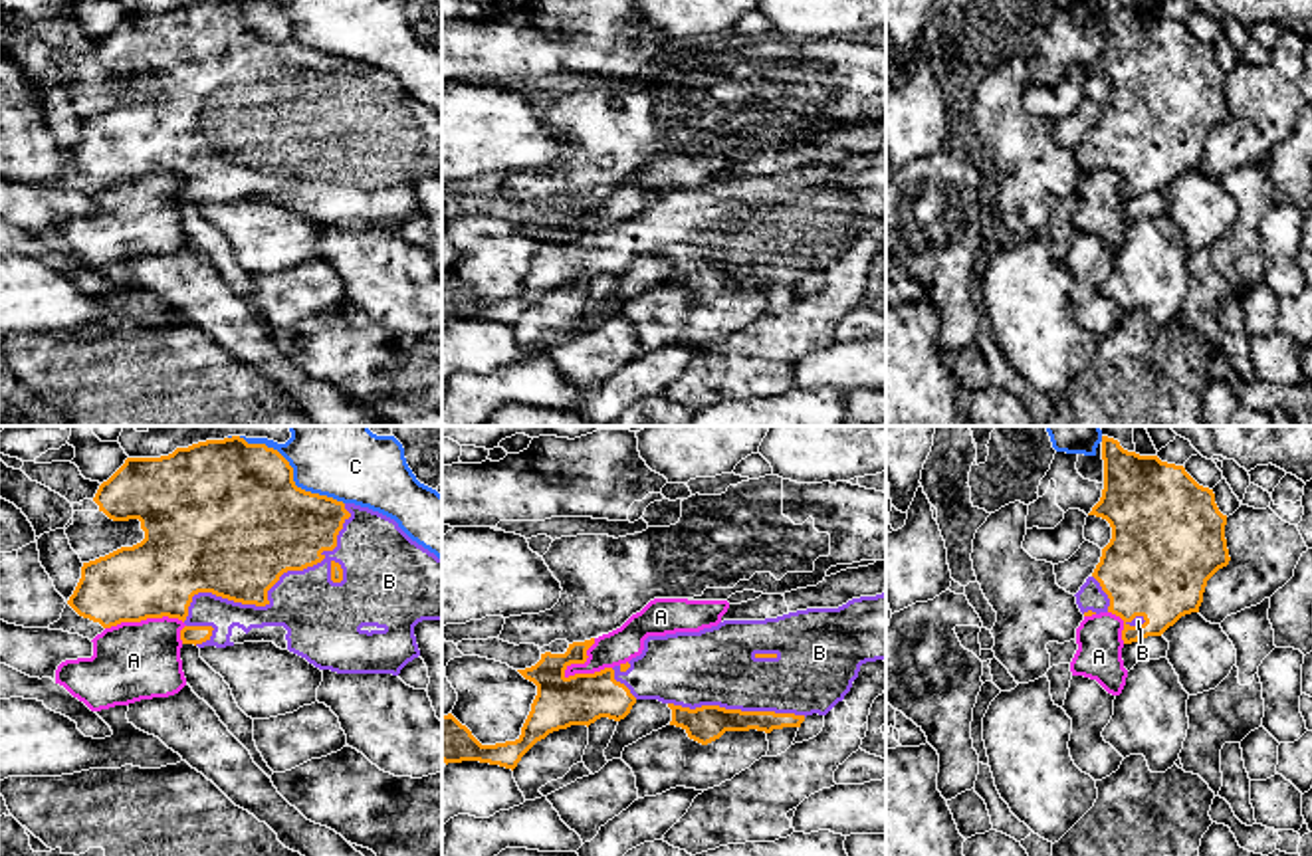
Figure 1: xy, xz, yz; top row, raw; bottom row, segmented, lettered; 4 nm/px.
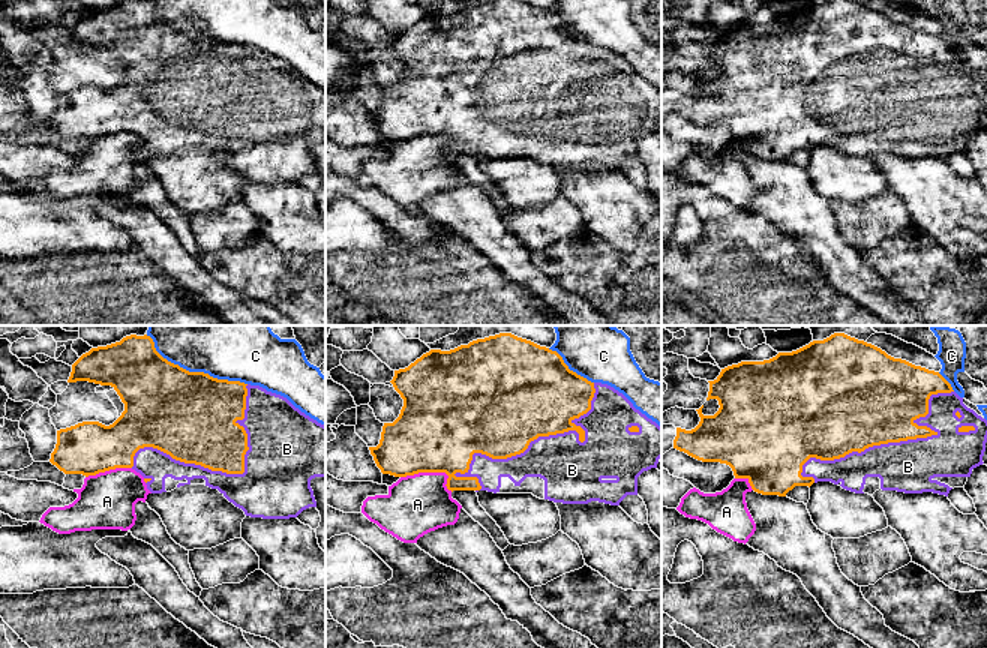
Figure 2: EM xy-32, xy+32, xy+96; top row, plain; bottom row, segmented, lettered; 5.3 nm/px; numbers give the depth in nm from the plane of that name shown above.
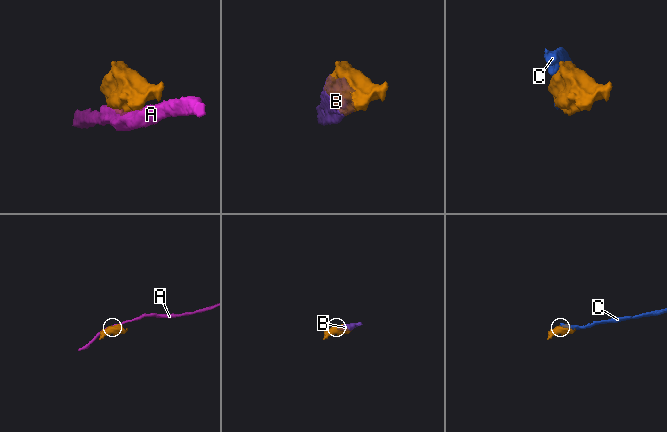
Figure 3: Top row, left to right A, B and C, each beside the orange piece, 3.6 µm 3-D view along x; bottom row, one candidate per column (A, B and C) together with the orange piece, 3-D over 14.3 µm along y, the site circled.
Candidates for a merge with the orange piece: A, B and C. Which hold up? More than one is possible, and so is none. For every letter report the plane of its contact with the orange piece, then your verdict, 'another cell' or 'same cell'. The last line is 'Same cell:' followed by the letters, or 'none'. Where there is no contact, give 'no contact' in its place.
A: contact in xz; another cell
B: contact in xy; same cell
C: contact in xy; another cell
Same cell: B

